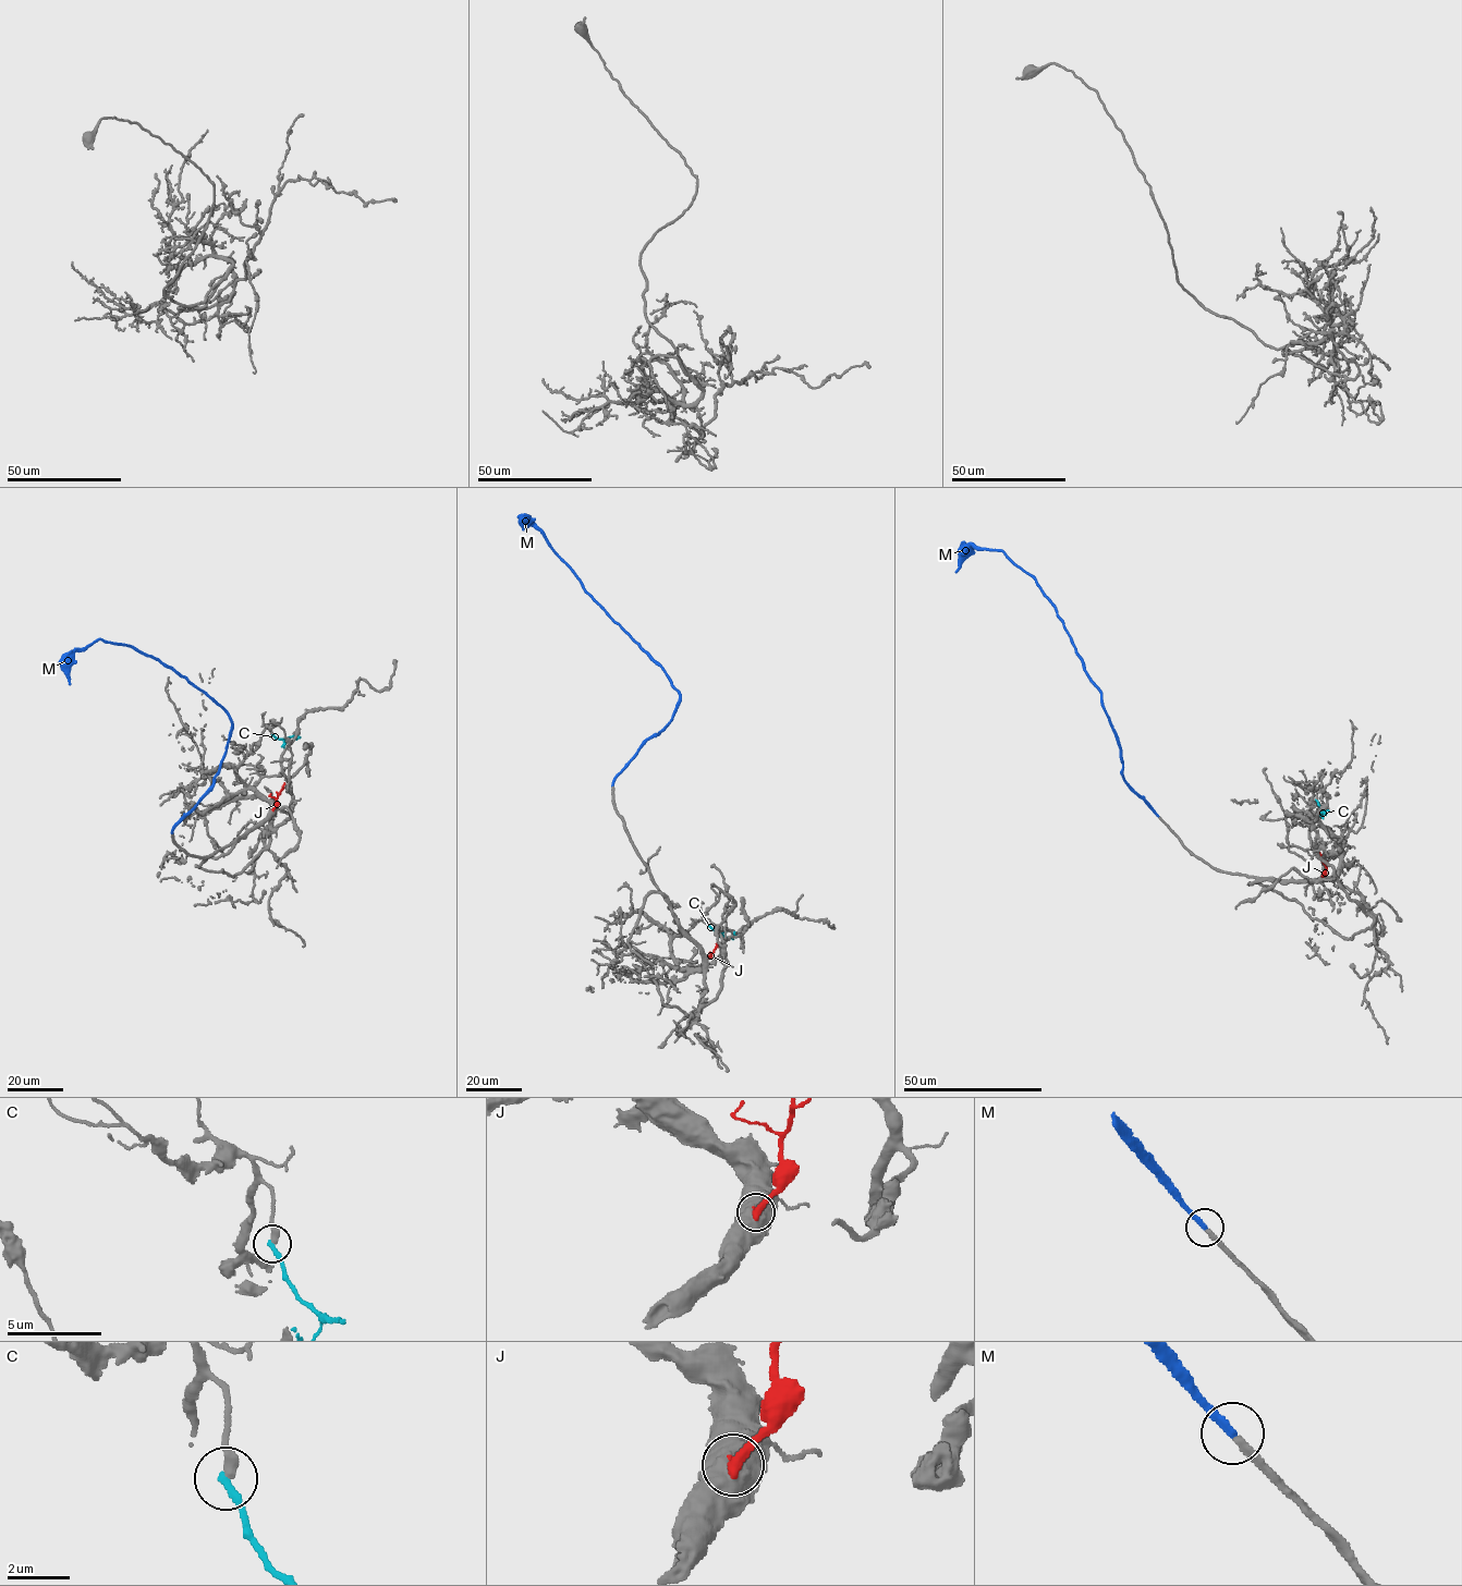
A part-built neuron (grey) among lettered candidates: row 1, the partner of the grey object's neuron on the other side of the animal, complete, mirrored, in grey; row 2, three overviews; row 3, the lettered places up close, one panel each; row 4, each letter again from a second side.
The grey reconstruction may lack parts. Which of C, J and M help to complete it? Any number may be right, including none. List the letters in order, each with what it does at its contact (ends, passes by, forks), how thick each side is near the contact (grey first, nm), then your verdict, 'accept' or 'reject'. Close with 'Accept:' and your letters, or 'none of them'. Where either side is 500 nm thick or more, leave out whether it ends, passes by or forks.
C: it ends there; 400 nm thick on the grey side, 280 nm on the other; reject
J: 800 nm thick on the grey side, 360 nm on the other; reject
M: it ends there; 300 nm thick on the grey side, 320 nm on the other; accept
Accept: M

